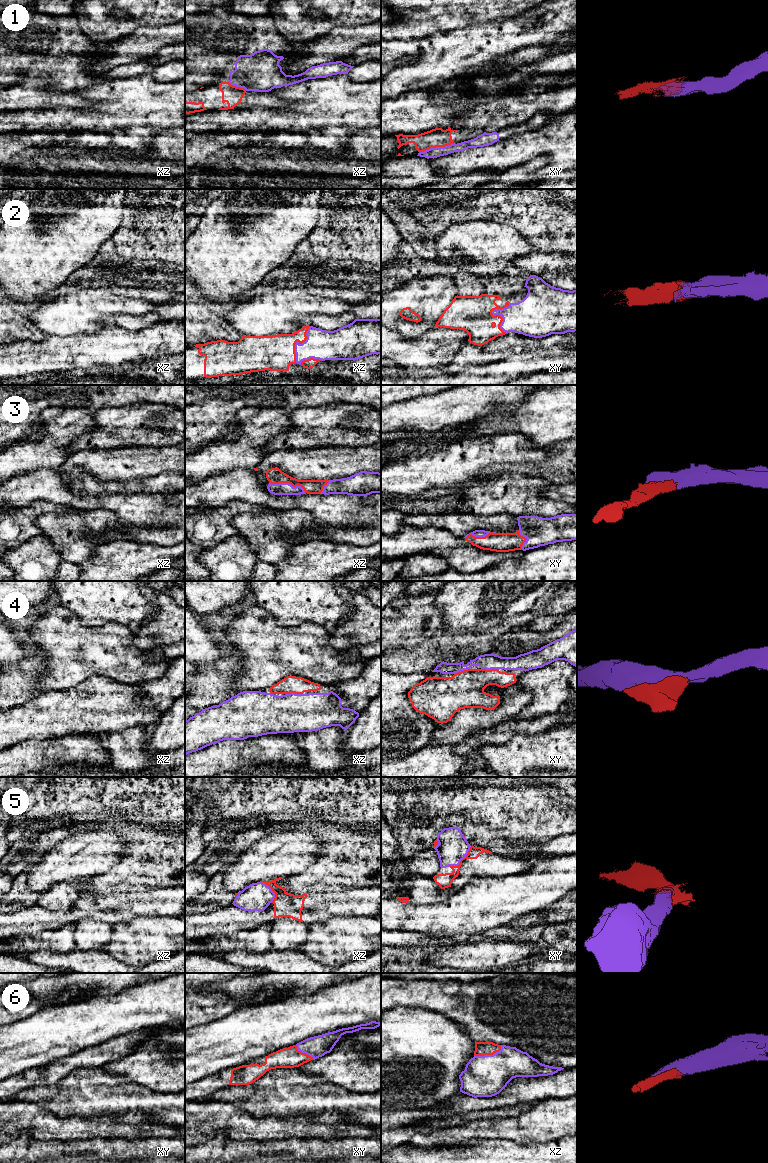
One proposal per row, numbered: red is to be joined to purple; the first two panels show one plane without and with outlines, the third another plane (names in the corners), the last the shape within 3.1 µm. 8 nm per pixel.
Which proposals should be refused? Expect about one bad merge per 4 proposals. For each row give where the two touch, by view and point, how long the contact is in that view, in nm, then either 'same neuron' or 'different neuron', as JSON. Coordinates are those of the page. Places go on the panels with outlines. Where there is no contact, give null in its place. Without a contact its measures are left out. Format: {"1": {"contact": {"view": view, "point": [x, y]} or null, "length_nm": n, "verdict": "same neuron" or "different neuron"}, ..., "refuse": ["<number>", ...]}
{"1": {"contact": {"view": "xy", "point": [436, 147]}, "length_nm": 280, "verdict": "different neuron"}, "2": {"contact": {"view": "xy", "point": [495, 315]}, "length_nm": 260, "verdict": "same neuron"}, "3": {"contact": {"view": "xz", "point": [288, 483]}, "length_nm": 300, "verdict": "same neuron"}, "4": {"contact": {"view": "xz", "point": [293, 693]}, "length_nm": 140, "verdict": "same neuron"}, "5": {"contact": {"view": "xy", "point": [461, 859]}, "length_nm": 260, "verdict": "same neuron"}, "6": {"contact": {"view": "xz", "point": [489, 1055]}, "length_nm": 240, "verdict": "same neuron"}, "refuse": ["1"]}

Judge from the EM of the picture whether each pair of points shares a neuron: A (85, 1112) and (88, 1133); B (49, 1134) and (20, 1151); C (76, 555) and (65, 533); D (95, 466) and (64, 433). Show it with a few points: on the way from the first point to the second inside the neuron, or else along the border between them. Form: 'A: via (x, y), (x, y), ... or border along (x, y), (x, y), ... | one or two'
A: border along (109, 1116), (63, 1118) | two
B: border along (29, 1129), (35, 1138), (63, 1142) | two
C: via (76, 550), (65, 538) | one
D: border along (74, 452), (57, 468) | two

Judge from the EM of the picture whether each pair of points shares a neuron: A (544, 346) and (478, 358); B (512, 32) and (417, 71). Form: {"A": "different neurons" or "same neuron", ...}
{"A": "same neuron", "B": "same neuron"}

